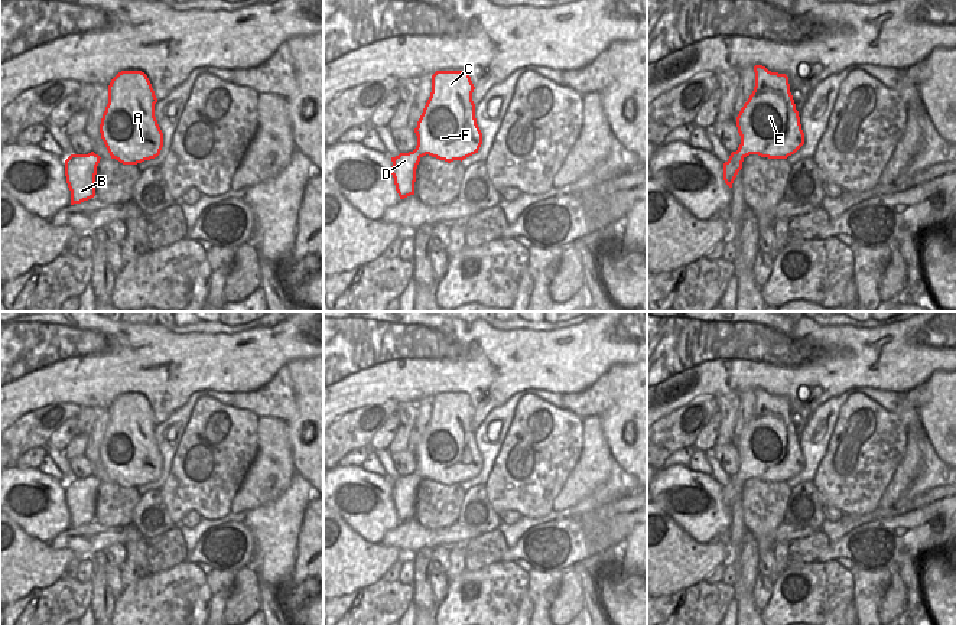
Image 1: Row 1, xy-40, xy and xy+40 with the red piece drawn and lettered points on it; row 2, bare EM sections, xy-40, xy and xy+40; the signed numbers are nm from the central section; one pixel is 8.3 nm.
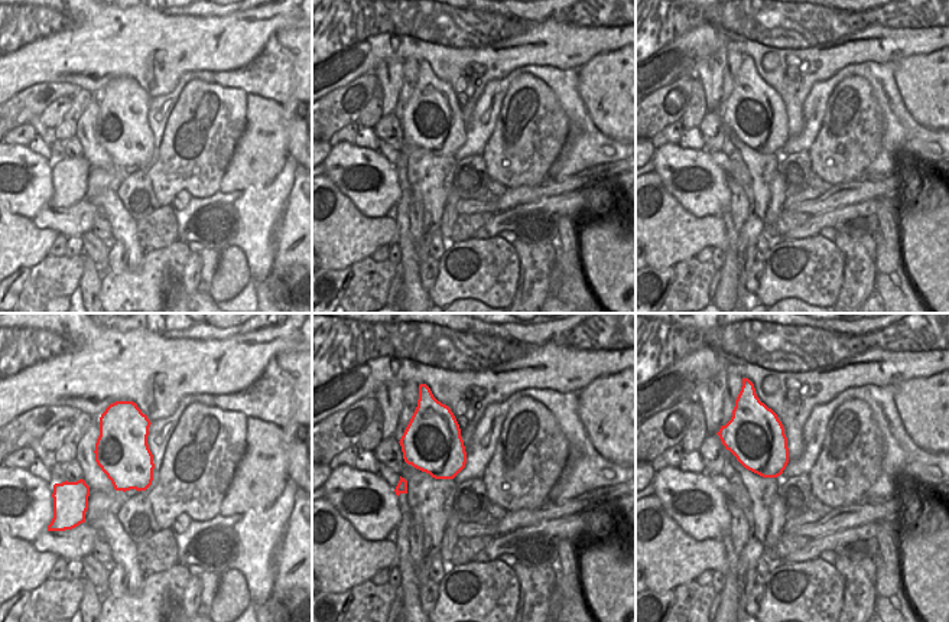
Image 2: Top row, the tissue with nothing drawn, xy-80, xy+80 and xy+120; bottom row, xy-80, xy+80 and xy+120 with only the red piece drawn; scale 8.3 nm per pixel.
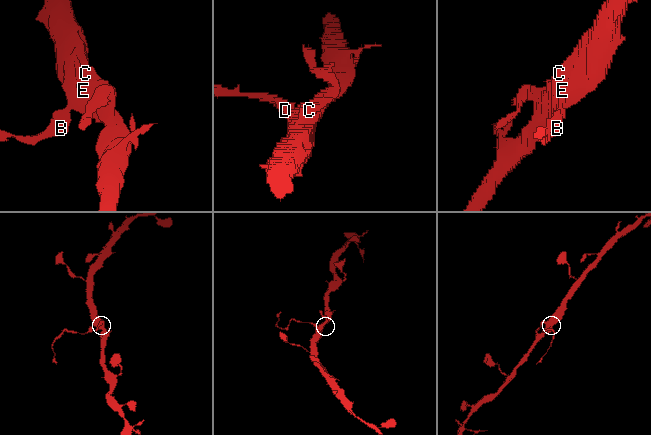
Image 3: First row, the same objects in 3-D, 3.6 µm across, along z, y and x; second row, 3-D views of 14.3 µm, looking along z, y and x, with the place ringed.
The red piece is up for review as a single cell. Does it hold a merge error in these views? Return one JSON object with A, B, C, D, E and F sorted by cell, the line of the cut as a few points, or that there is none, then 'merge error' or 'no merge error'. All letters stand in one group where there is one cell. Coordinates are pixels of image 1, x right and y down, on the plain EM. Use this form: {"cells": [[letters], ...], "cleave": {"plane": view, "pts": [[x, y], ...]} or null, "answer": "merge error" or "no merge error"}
{"cells": [["A", "C", "E", "F"], ["B", "D"]], "cleave": {"plane": "xy", "pts": [[413, 474], [422, 479]]}, "answer": "merge error"}

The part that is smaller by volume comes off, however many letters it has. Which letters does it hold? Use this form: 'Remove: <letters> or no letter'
Remove: B, D

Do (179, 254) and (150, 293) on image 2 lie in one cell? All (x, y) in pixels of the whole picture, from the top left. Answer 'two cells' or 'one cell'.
one cell

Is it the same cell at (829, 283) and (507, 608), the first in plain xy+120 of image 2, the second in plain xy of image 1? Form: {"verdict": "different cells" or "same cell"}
{"verdict": "same cell"}

